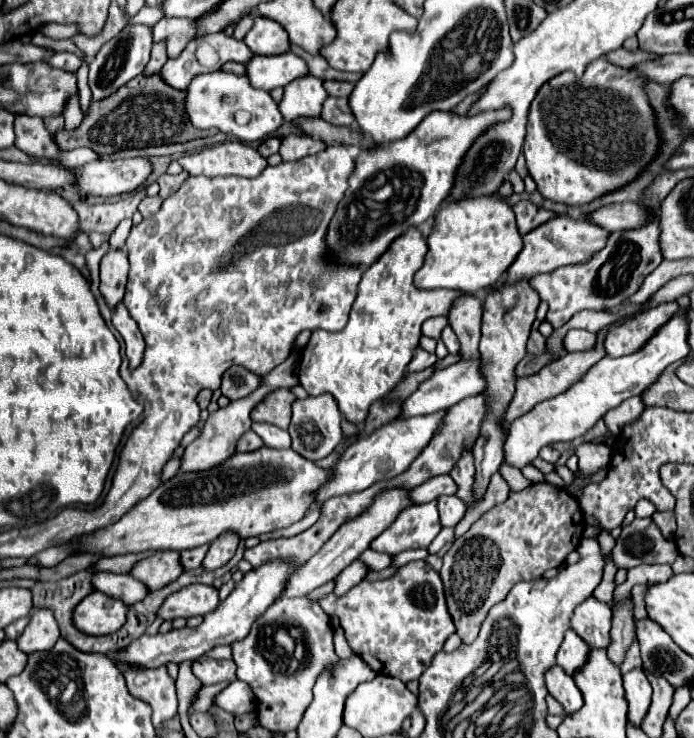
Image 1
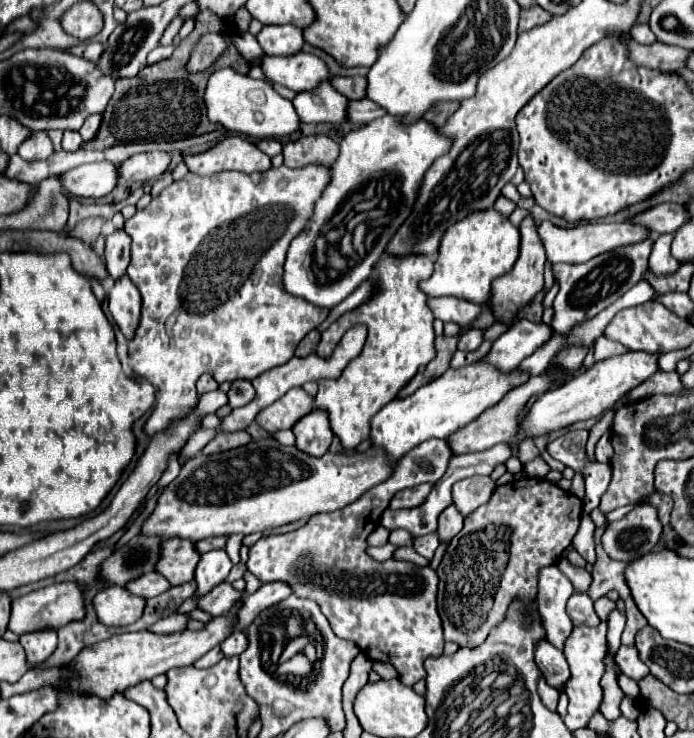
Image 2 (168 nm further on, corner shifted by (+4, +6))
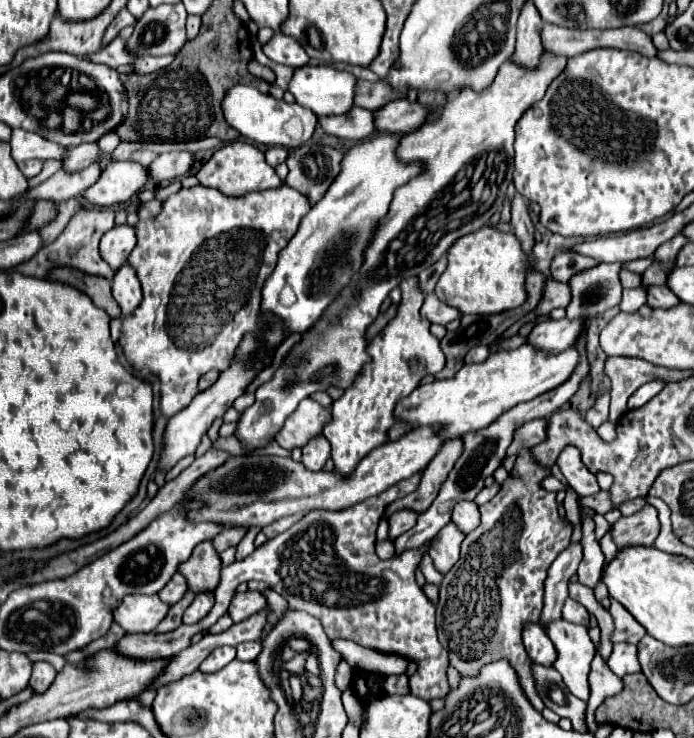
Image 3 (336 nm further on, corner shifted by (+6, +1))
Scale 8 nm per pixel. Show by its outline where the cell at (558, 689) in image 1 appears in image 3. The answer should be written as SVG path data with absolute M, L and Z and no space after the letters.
M532 622L526 624L522 630L522 640L532 662L540 662L542 666L552 666L552 662L556 660L556 650L548 634L544 634L544 630L540 628L540 624Z

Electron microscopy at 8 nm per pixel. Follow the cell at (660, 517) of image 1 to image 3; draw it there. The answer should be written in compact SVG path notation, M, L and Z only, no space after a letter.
M636 498L636 500L628 500L628 502L624 502L624 504L620 504L620 512L622 512L622 516L630 516L630 514L634 514L634 512L638 512L642 506L644 506L646 502L644 502L644 498Z

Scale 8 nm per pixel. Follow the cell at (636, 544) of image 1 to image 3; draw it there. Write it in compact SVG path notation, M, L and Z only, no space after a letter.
M646 504L632 516L622 516L612 526L612 538L616 546L654 546L660 534L660 520L654 506Z

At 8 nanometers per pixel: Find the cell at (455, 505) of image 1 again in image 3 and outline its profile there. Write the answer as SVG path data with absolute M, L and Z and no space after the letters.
M452 522L448 526L444 526L444 530L440 530L440 534L430 542L430 558L434 562L434 568L440 574L450 572L450 568L458 562L460 558L460 544L462 544L464 536L452 526Z

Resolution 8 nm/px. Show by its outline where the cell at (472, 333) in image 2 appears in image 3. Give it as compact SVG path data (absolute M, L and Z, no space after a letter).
M476 346L476 348L472 348L472 350L466 354L466 364L484 362L488 356L490 356L490 348L488 348L488 346Z

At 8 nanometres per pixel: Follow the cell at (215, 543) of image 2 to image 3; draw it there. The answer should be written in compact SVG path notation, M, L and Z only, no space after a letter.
M232 526L232 528L224 528L216 538L214 538L214 546L218 552L224 552L226 548L230 546L238 546L240 540L244 538L248 528L242 528L242 526Z

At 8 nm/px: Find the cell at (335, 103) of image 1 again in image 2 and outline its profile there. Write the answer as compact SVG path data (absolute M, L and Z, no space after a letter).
M358 99L358 101L348 101L346 105L346 121L352 125L366 125L376 117L382 117L382 109L378 111L378 105L366 101L366 99Z

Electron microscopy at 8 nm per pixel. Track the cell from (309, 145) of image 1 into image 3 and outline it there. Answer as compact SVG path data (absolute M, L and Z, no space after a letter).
M312 142L294 148L286 160L290 168L286 184L304 194L310 206L314 206L338 176L342 158L344 154L340 150Z

